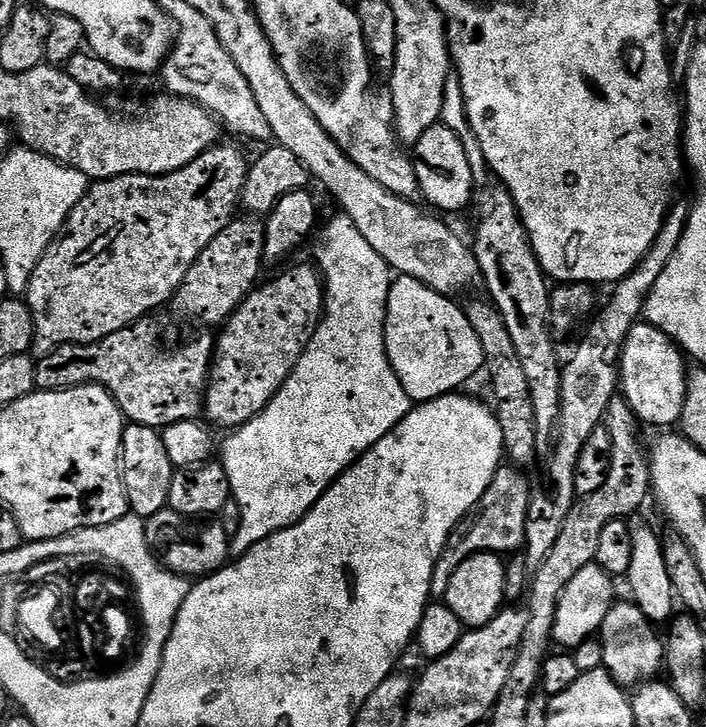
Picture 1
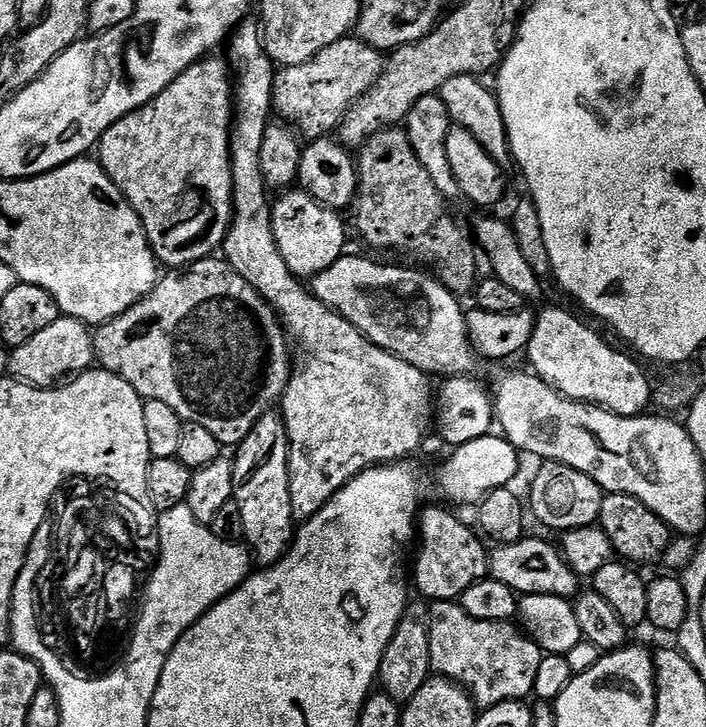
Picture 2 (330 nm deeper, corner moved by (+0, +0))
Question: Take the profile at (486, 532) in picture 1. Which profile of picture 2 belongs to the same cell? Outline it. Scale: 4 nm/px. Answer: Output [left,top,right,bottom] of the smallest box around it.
[427,600,545,710]

